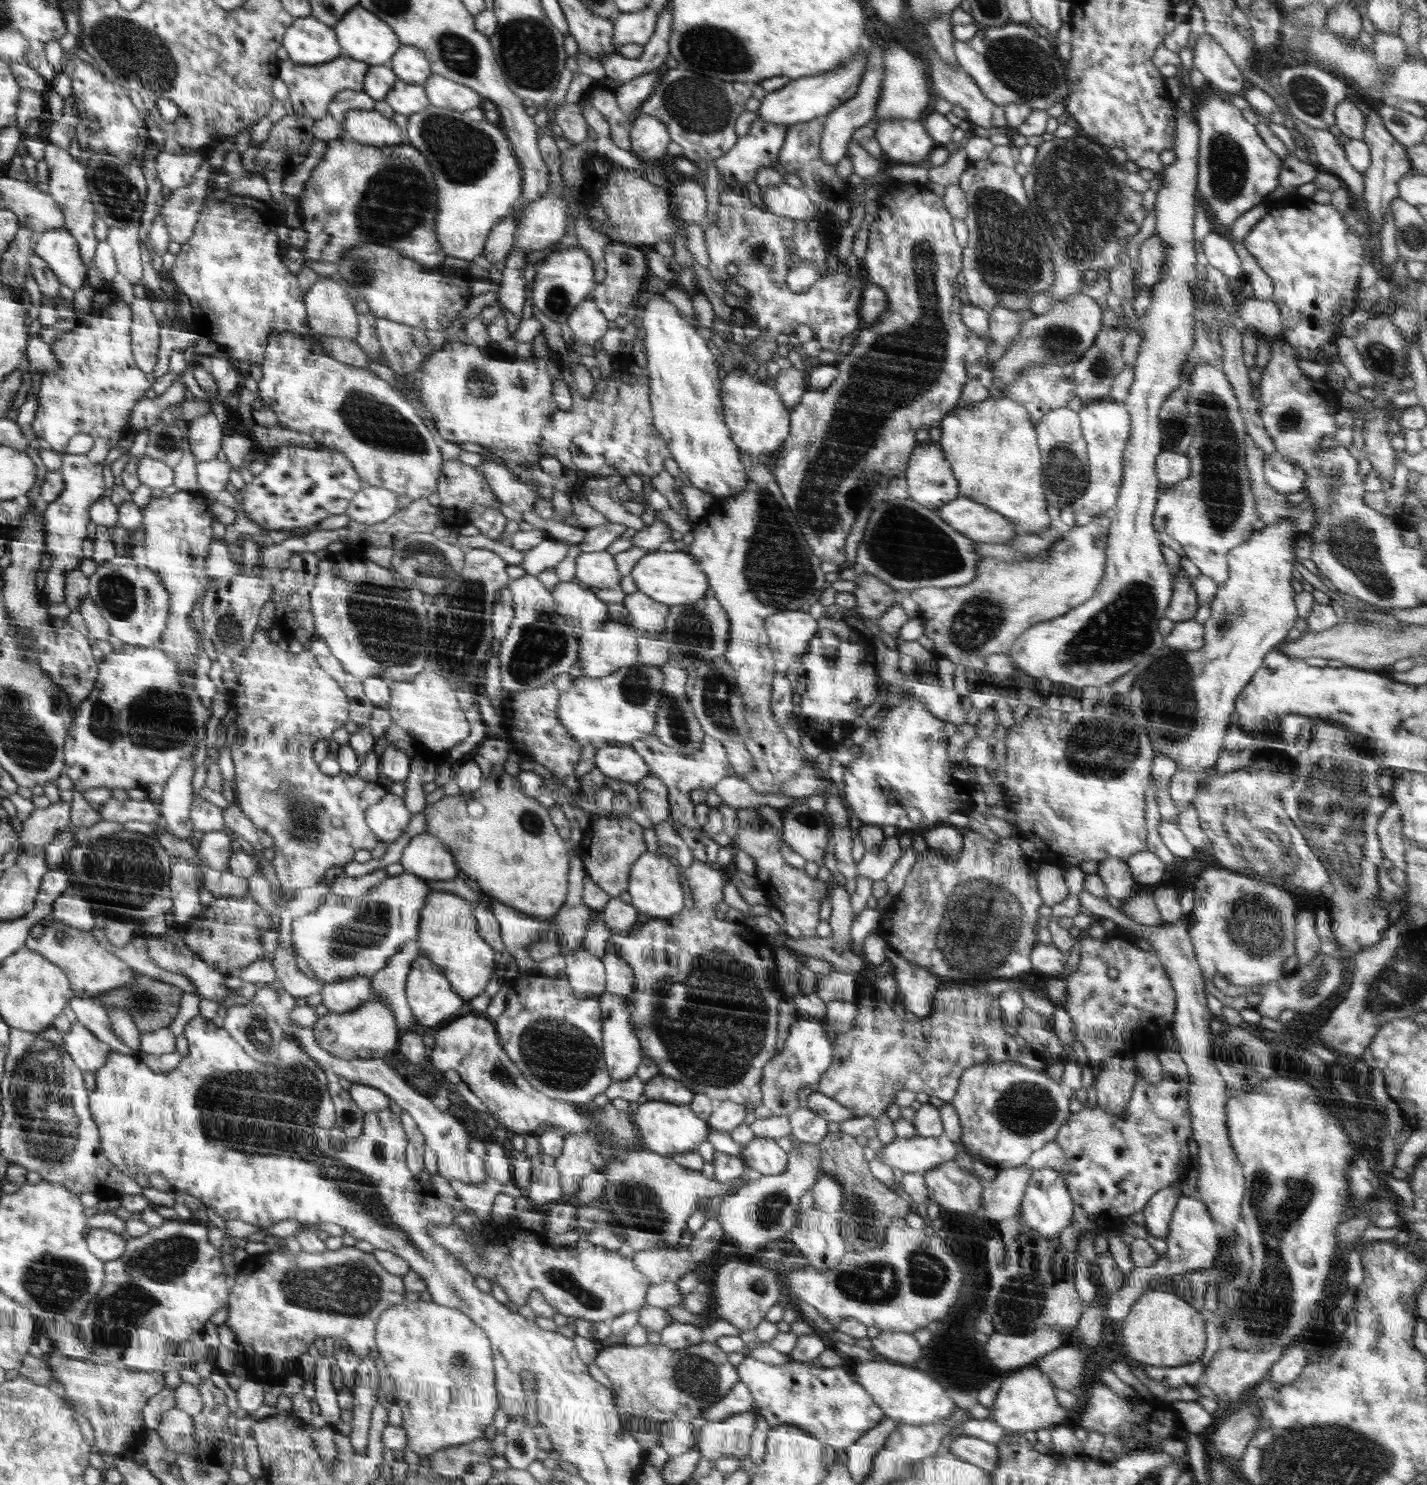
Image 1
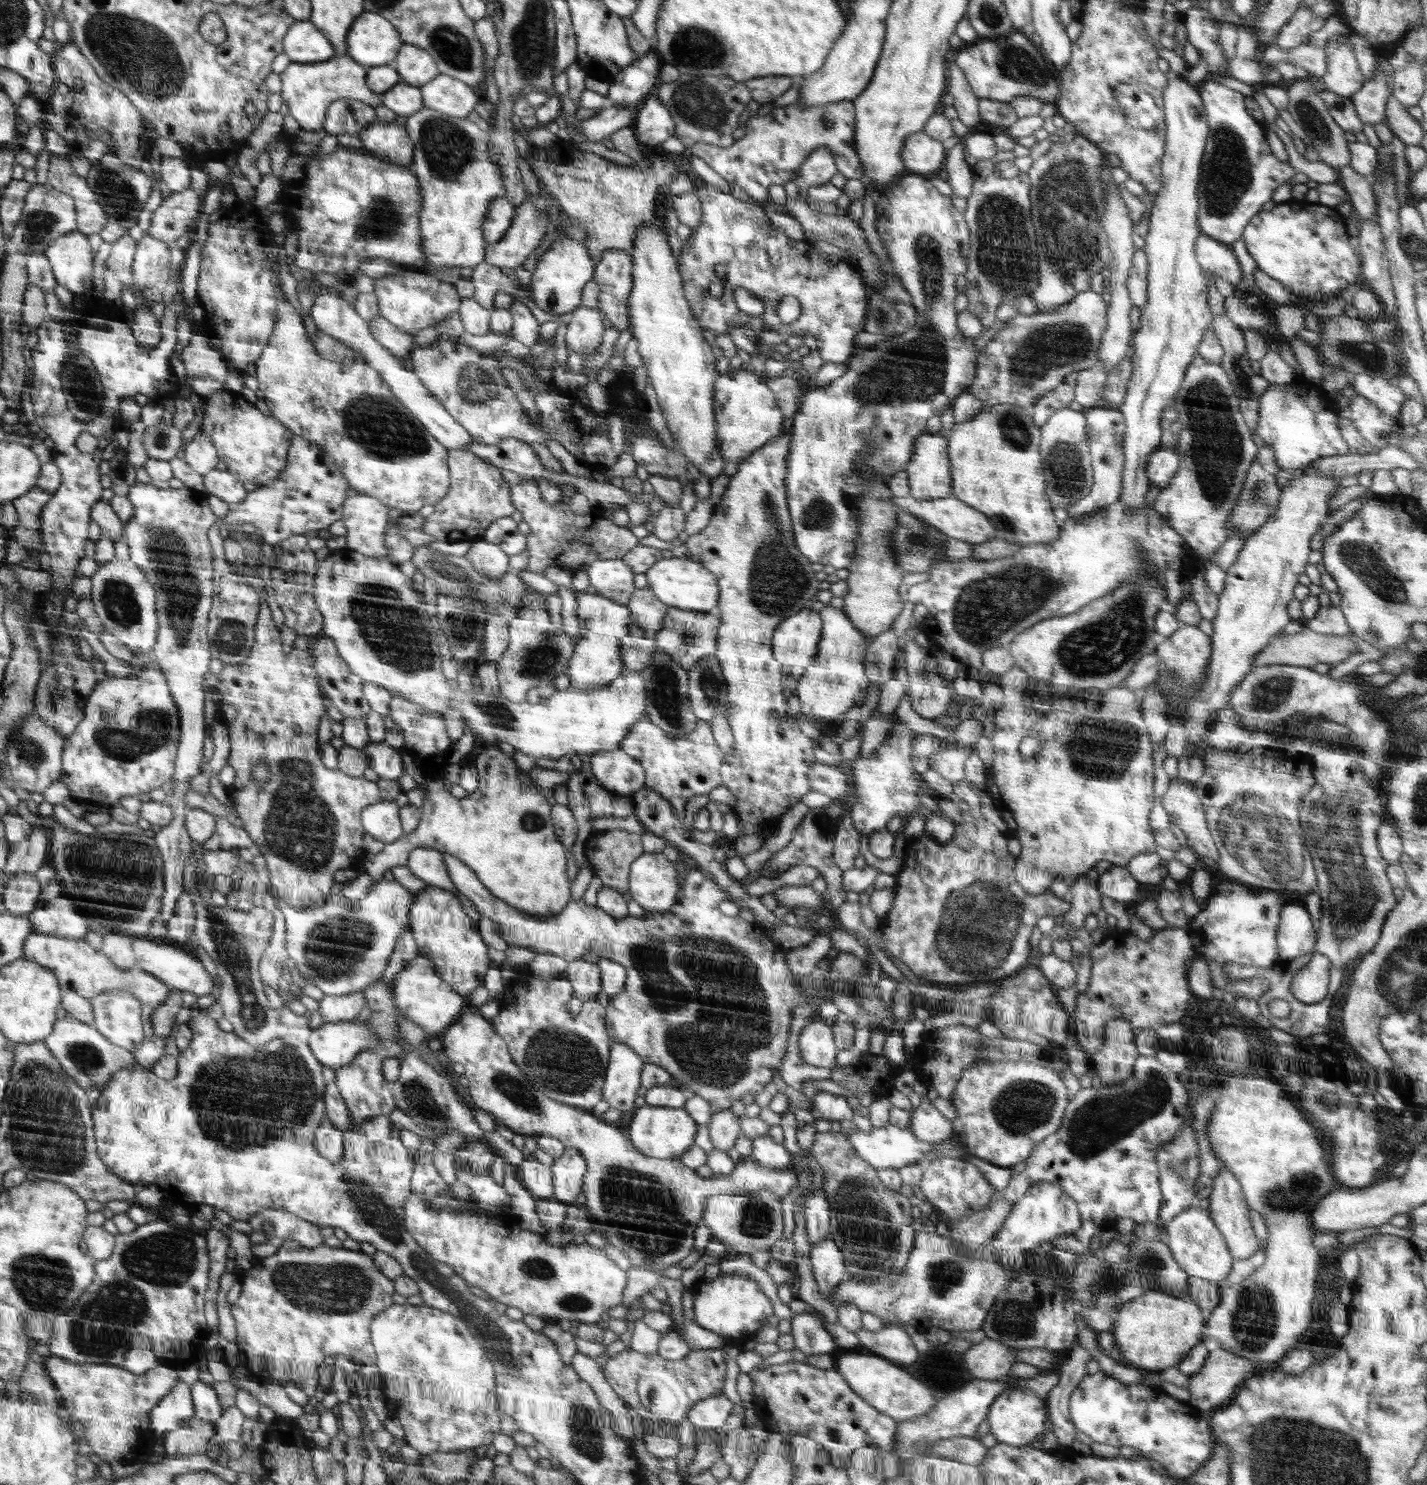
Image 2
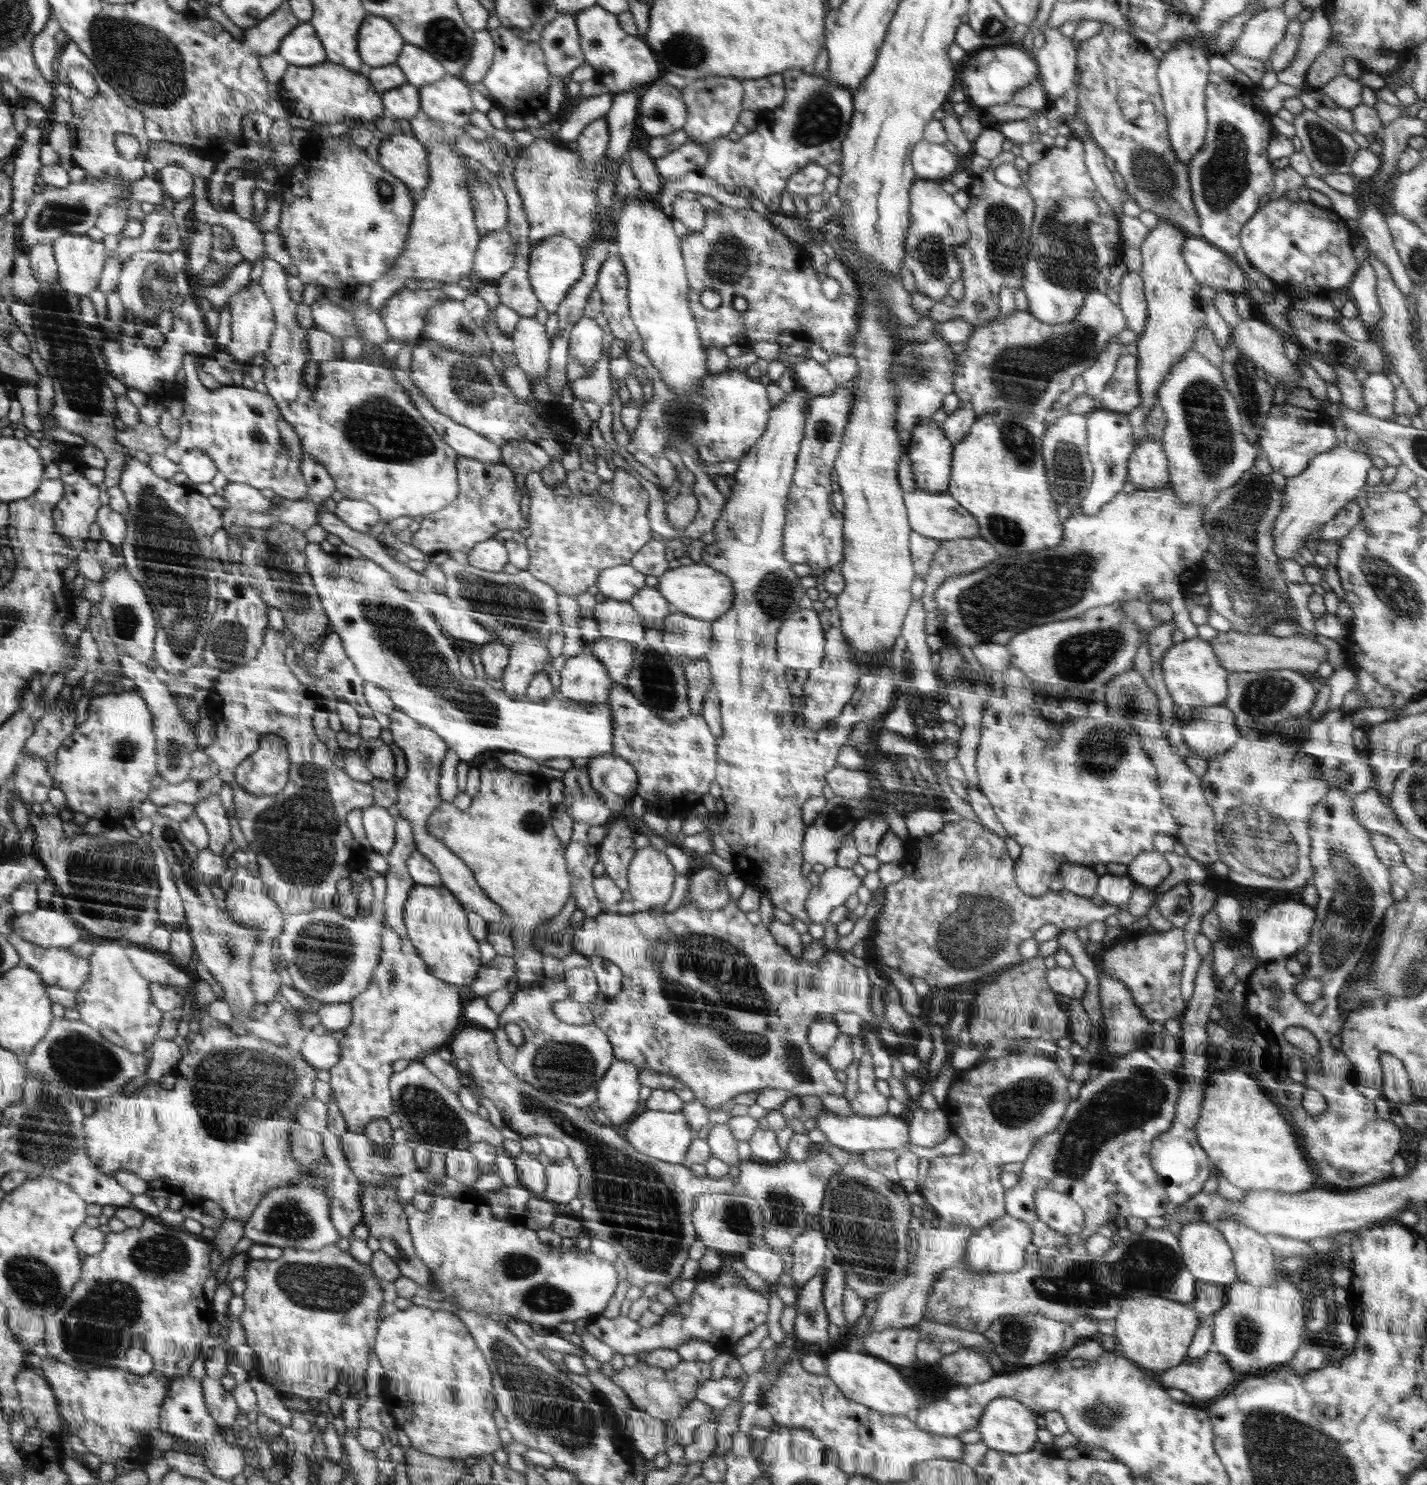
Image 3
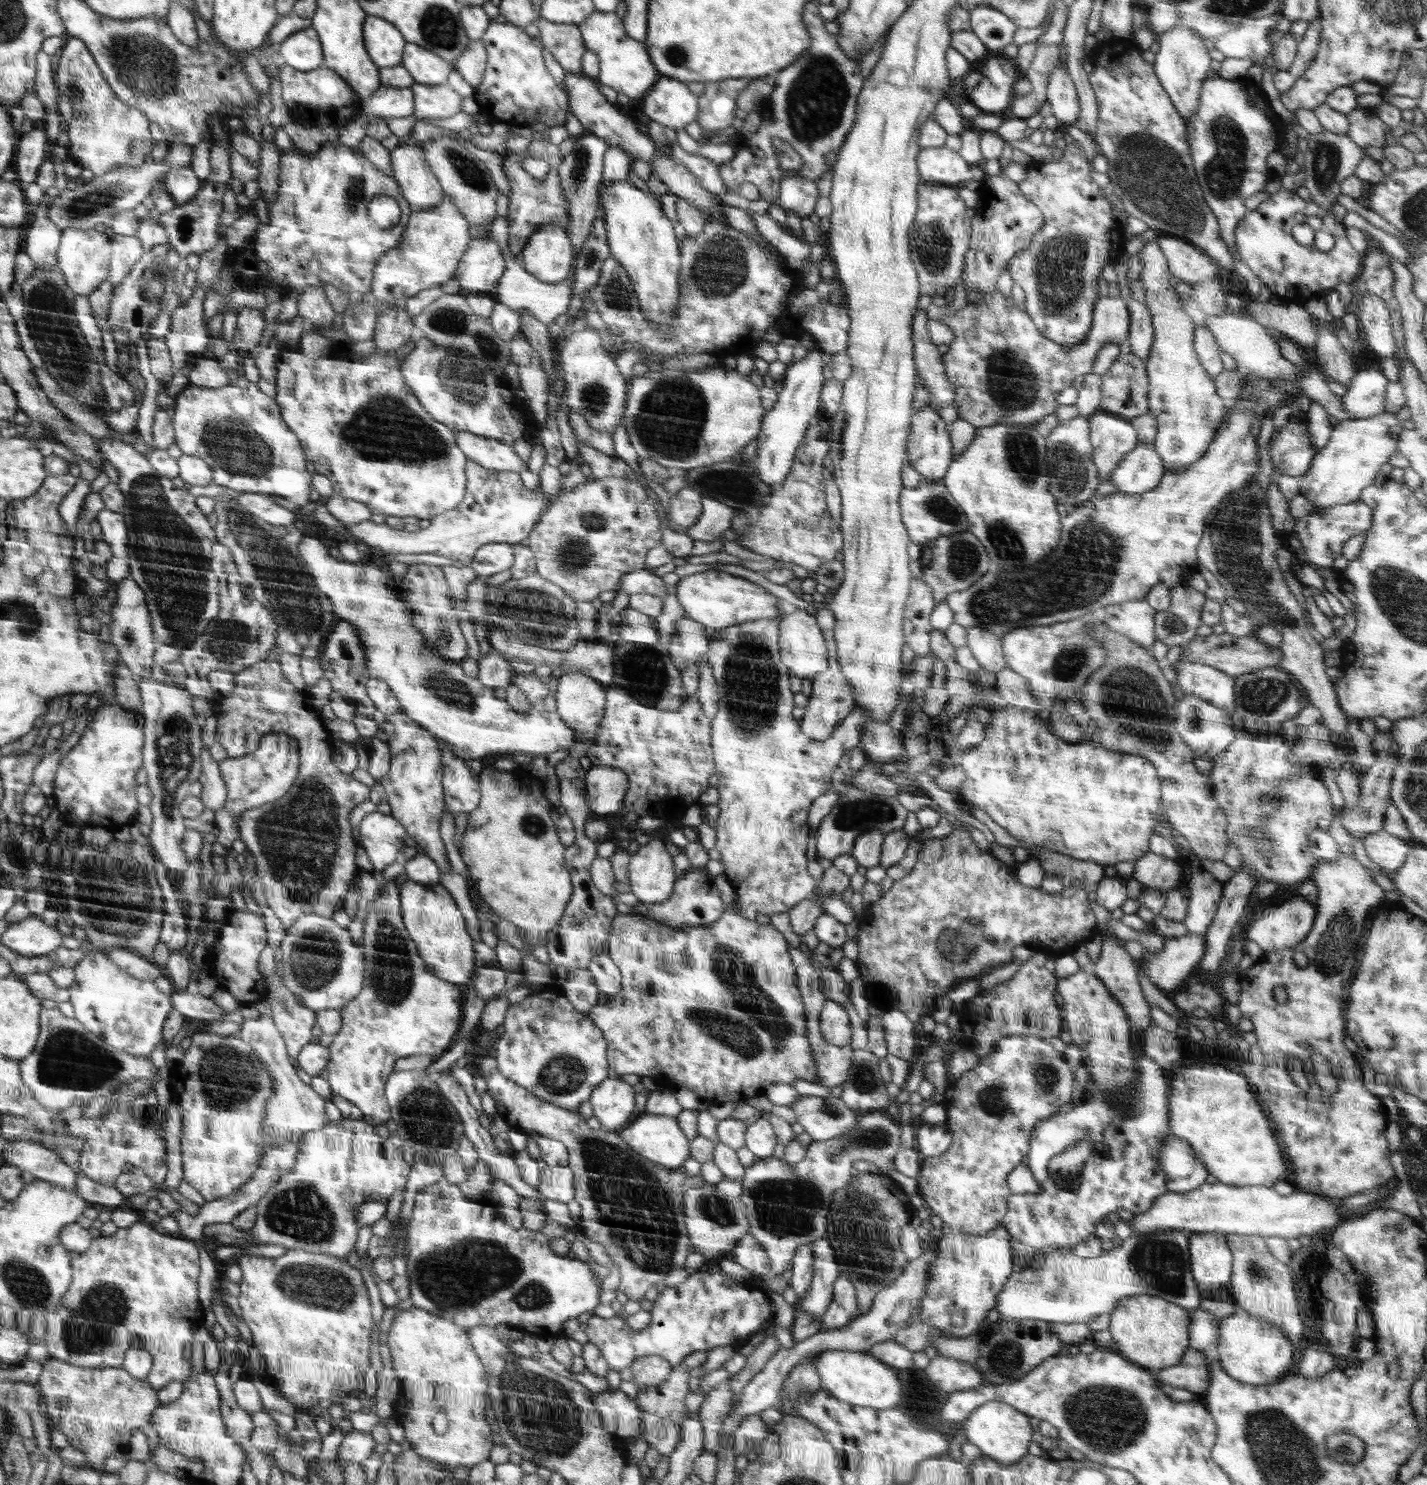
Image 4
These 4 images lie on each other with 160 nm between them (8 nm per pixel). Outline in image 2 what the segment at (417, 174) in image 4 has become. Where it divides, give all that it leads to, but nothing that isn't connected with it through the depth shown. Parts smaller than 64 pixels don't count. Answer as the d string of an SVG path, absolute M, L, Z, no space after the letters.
M371 122L357 136L365 150L379 159L410 167L413 162L414 146L408 131L398 122Z

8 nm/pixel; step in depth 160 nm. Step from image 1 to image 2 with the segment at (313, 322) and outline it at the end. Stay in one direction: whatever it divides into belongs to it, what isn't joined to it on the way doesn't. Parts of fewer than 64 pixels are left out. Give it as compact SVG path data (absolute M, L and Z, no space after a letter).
M322 288L320 294L316 298L316 302L310 308L310 317L314 325L325 334L344 341L351 346L356 352L360 351L365 362L379 371L380 378L385 379L393 390L393 394L397 396L406 408L429 430L429 433L441 442L445 447L450 449L464 449L471 445L474 441L472 435L436 400L432 394L422 385L422 381L416 376L413 370L407 370L403 365L403 360L394 356L385 346L382 346L377 339L373 337L369 330L369 322L362 319L362 316L354 312L354 308L347 302L344 302L340 296L336 296L338 292Z

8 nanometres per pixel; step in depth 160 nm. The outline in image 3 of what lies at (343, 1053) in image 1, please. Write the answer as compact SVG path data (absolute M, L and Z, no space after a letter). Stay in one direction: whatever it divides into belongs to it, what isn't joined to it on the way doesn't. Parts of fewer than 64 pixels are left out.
M331 1031L324 1035L310 1032L300 1047L300 1054L312 1068L329 1071L340 1060L341 1048Z

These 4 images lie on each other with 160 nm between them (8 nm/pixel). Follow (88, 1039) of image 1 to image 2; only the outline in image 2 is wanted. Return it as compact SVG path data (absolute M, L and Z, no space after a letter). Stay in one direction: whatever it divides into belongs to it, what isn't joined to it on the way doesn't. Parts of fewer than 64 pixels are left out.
M73 1017L58 1020L58 1023L54 1025L53 1033L45 1038L44 1044L61 1063L65 1073L69 1074L84 1090L97 1088L102 1092L114 1078L114 1074L122 1069L133 1068L136 1064L136 1057L132 1051L116 1046L96 1027Z

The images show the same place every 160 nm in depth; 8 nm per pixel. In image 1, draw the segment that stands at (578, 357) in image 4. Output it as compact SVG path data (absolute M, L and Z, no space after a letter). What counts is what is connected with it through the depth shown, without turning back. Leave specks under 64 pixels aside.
M587 299L578 305L573 314L566 321L574 341L585 345L593 345L606 335L608 320L602 315L592 299Z

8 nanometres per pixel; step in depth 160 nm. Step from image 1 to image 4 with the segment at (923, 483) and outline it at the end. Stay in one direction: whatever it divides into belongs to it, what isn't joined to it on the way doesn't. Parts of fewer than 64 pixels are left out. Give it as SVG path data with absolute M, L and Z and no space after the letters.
M925 406L912 415L910 432L907 436L907 458L911 467L925 477L927 482L937 482L944 478L953 461L954 452L948 424L940 418L939 411L934 406Z

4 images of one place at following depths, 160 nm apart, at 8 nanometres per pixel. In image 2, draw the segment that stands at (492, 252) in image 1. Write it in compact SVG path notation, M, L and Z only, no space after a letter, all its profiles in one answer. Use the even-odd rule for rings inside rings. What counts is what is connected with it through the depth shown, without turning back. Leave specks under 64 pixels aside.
M504 196L495 198L484 222L484 235L488 244L496 244L506 234L515 217L515 206ZM485 261L473 269L471 282L474 284L474 295L472 298L484 308L495 310L493 305L498 292L506 292L512 296L520 293L518 286L504 276L500 269L486 264Z

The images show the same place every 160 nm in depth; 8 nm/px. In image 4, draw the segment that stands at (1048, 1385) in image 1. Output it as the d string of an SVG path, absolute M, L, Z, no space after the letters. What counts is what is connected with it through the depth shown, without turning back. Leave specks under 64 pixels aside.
M988 1401L973 1410L962 1423L959 1430L963 1430L972 1444L983 1452L984 1457L990 1457L1003 1465L1012 1465L1025 1457L1028 1446L1032 1441L1032 1427L1026 1413L1000 1401Z

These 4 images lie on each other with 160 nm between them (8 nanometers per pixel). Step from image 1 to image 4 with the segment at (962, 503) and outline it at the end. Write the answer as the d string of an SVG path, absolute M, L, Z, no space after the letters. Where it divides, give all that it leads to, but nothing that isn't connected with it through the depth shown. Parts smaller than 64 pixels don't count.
M927 482L912 488L903 487L899 498L902 522L912 543L926 543L943 535L968 531L968 521L963 510L952 498L945 484Z

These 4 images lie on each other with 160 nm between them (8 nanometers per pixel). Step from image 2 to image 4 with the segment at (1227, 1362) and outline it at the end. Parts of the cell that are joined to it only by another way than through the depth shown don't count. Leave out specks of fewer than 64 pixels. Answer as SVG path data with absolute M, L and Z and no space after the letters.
M1188 1348L1176 1366L1161 1369L1156 1376L1162 1384L1185 1388L1192 1393L1207 1390L1211 1381L1211 1364L1204 1358L1203 1352Z

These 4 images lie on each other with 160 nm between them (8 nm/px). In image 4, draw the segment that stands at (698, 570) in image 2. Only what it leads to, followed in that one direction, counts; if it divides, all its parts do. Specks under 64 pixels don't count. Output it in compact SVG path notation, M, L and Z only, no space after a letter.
M708 569L684 576L676 583L675 588L677 601L687 616L696 622L701 622L706 628L726 628L741 622L782 618L786 614L778 603L778 598L764 587L718 569Z

